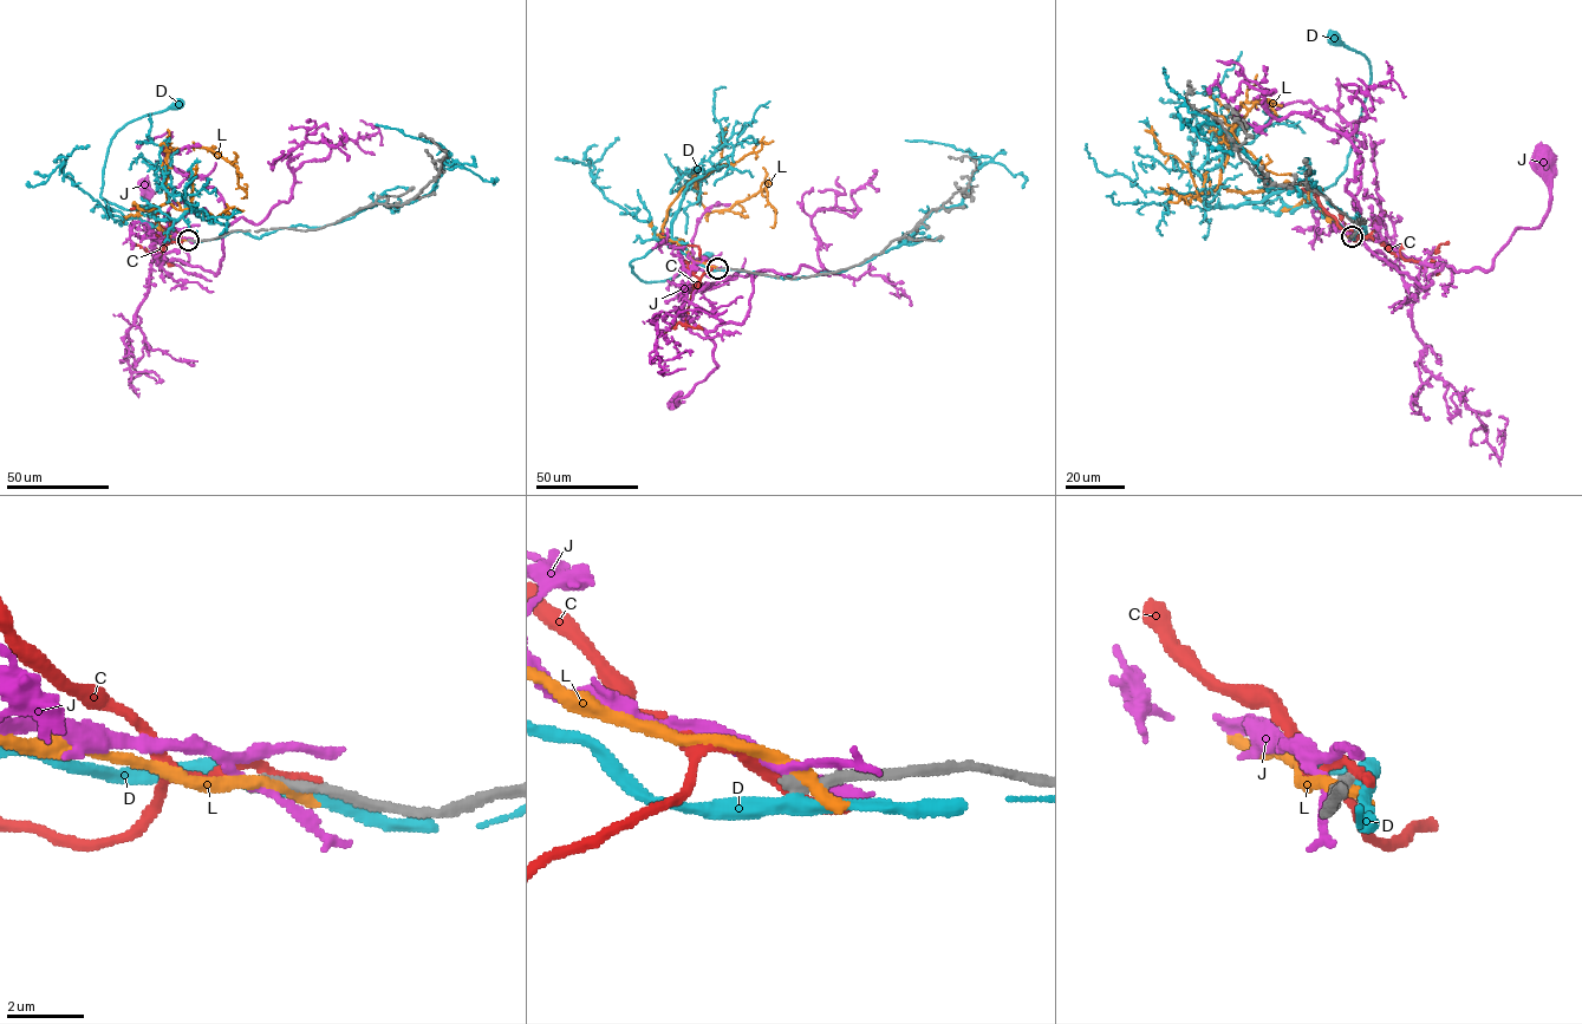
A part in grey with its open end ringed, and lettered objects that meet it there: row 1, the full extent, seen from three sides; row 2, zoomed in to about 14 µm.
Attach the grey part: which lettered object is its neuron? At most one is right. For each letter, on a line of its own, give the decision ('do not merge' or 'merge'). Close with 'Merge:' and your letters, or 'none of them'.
C: do not merge
D: do not merge
J: do not merge
L: do not merge
Merge: none of them

